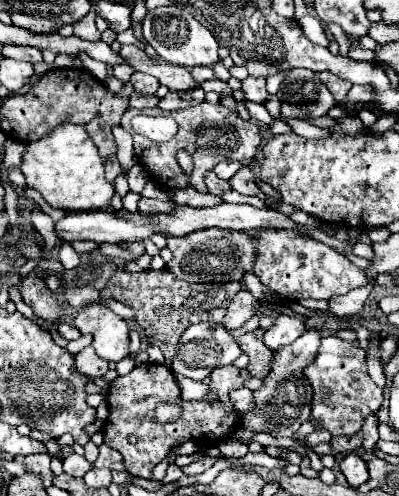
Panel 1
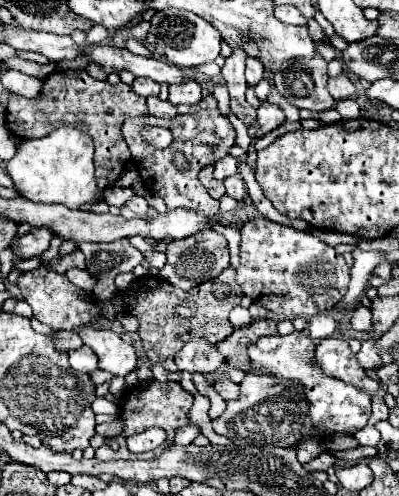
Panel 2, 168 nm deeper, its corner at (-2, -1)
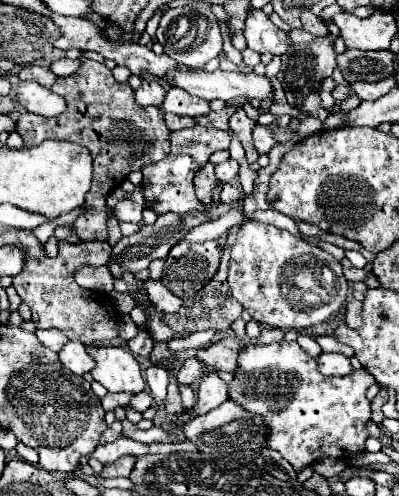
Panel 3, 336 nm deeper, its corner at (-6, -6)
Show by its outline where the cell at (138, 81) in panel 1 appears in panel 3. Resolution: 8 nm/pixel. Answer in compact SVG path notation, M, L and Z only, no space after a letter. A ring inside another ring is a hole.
M142 81L142 85L134 91L136 103L142 107L148 107L148 105L160 107L164 101L164 95L166 95L166 91L162 89L162 85L158 85L154 81Z

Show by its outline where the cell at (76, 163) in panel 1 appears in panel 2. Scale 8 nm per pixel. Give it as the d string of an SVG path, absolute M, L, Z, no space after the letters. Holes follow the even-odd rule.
M60 126L48 136L22 140L16 154L6 160L6 172L14 182L14 190L32 202L44 204L64 204L80 208L96 196L96 176L94 176L94 142L88 134L72 126Z

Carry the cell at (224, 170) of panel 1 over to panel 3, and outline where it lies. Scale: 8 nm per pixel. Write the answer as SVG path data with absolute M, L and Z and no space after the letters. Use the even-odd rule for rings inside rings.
M228 159L226 163L218 163L216 165L216 175L222 183L228 183L228 181L234 181L236 175L238 175L238 163L234 159Z

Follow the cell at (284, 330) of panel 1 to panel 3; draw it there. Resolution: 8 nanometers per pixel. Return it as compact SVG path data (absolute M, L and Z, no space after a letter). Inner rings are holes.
M296 341L246 345L238 355L238 371L234 373L234 381L230 383L230 399L266 419L266 425L270 427L268 447L276 449L284 459L288 459L296 467L296 471L300 471L324 457L336 457L348 461L354 453L364 451L364 441L370 435L366 423L370 421L372 415L366 391L374 381L376 379L364 367L346 375L346 379L324 375L318 369L316 359L310 357Z

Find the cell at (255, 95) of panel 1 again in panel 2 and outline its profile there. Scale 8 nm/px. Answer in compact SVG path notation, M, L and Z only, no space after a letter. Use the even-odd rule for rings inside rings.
M247 56L246 58L246 80L250 86L256 86L262 80L264 74L264 66L260 64L257 58Z

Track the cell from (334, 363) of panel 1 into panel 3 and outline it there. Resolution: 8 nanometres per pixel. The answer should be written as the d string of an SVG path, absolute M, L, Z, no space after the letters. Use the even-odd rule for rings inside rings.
M322 353L318 357L318 367L324 375L348 375L352 371L350 359L342 353Z

